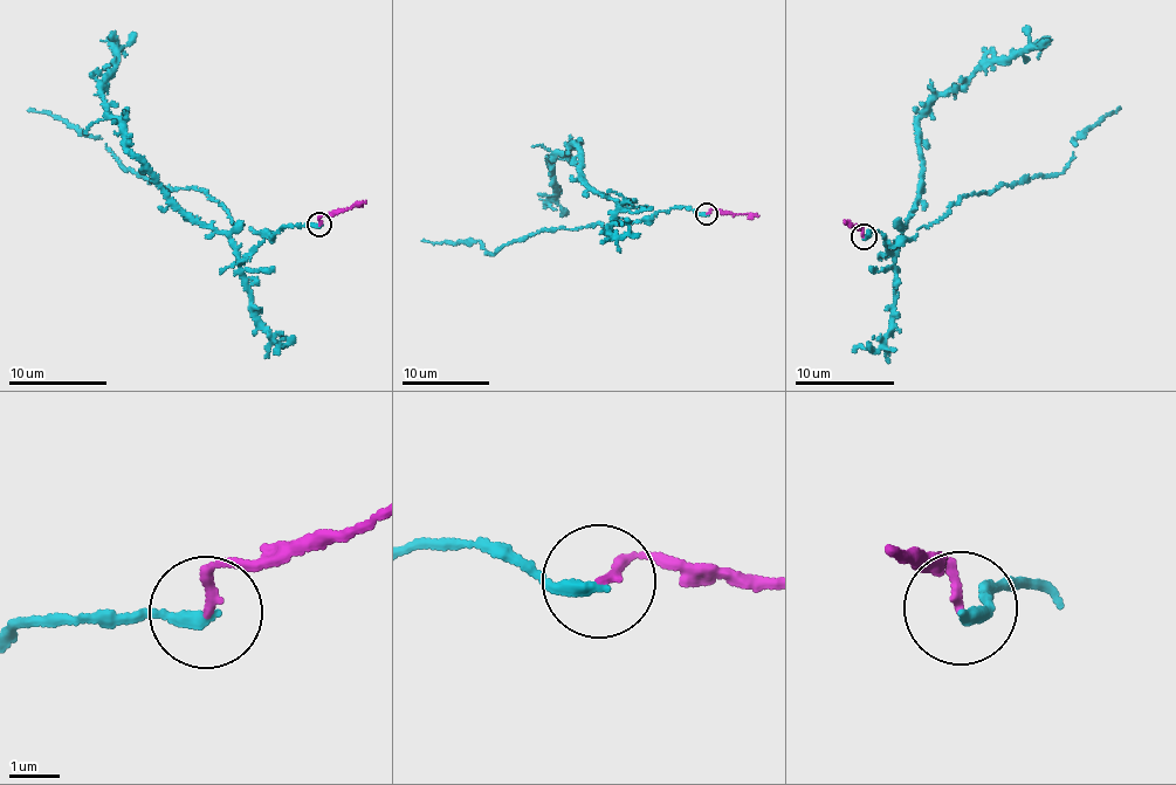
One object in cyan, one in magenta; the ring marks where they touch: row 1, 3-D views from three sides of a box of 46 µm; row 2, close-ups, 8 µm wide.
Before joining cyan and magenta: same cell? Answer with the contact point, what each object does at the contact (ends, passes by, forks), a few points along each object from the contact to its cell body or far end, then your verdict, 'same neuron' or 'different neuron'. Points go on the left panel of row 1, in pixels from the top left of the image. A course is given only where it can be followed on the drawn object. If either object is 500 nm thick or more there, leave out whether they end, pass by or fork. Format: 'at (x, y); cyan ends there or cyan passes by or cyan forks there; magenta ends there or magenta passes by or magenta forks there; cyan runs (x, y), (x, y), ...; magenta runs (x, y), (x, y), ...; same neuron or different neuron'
at (318, 225); cyan ends there; magenta ends there; cyan runs (320, 225), (284, 226), (263, 238), (233, 224), (205, 188), (159, 186), (125, 169), (102, 138), (28, 110); magenta runs (320, 225), (323, 215), (342, 212), (365, 200); different neuron

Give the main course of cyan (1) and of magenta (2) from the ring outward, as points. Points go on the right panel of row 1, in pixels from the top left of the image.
1: (862, 236), (875, 231), (893, 245), (943, 217), (965, 195), (1064, 171), (1075, 146), (1073, 140), (1120, 109)
2: (862, 236), (858, 226), (854, 228), (845, 221)

